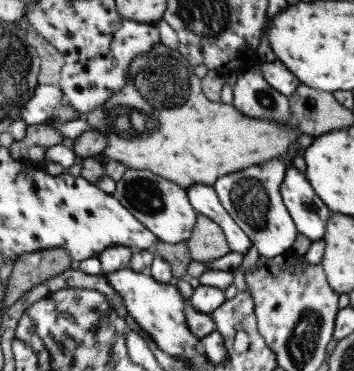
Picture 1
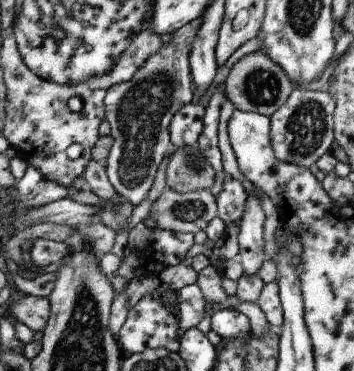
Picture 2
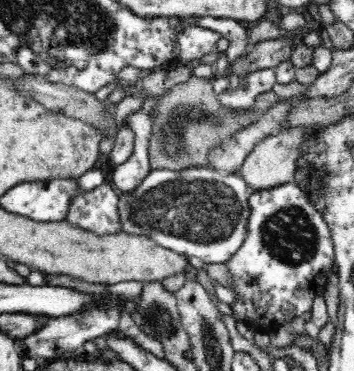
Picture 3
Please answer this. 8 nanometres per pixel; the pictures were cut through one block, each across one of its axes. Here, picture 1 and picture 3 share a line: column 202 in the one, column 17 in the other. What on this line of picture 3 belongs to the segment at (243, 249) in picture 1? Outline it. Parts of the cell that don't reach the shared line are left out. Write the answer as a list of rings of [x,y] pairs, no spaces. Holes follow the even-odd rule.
[[[70,176],[70,178],[56,178],[56,180],[34,180],[34,182],[24,182],[14,186],[2,196],[2,208],[10,210],[14,214],[38,220],[38,222],[62,222],[66,220],[72,200],[78,198],[82,192],[80,186],[80,176]]]

